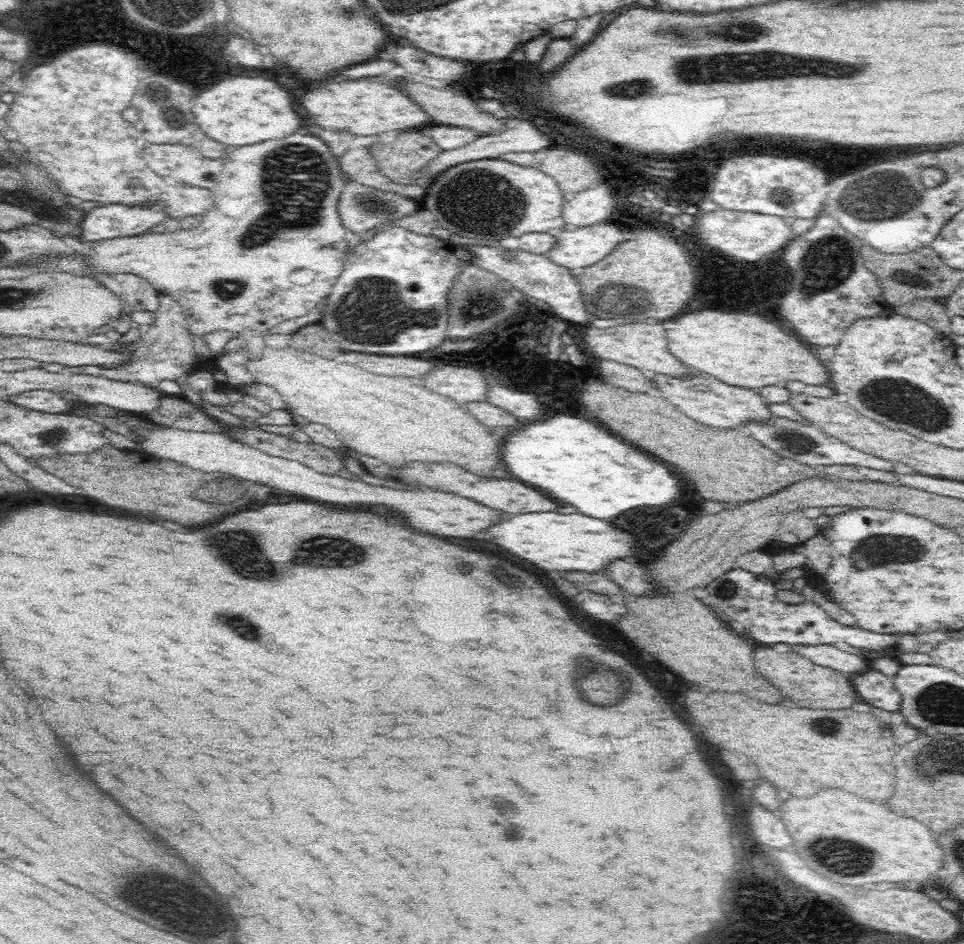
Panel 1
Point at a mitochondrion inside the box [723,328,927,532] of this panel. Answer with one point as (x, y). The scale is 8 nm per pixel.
(794, 442)

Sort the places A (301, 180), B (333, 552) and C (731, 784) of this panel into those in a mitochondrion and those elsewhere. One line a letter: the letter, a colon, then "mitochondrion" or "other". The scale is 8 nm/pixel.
A: mitochondrion
B: mitochondrion
C: other

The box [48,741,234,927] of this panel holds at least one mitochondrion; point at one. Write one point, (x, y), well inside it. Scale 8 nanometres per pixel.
(178, 897)

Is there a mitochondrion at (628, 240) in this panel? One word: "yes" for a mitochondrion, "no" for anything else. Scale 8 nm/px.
no

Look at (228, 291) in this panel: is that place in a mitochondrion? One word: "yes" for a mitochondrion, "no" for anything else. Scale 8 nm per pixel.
yes

